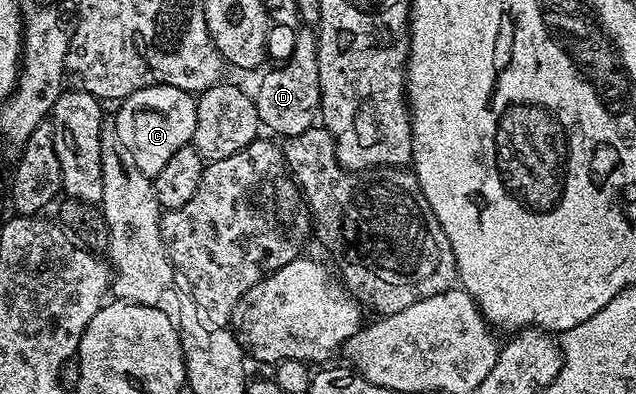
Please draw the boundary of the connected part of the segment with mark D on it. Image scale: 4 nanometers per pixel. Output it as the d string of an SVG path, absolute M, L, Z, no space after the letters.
M309 25L296 30L294 49L287 63L267 72L261 79L254 101L260 124L286 139L314 126L320 103L318 34Z

